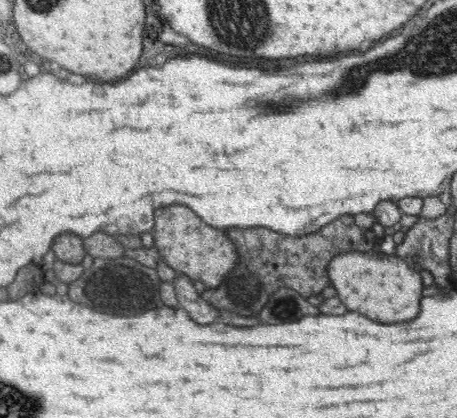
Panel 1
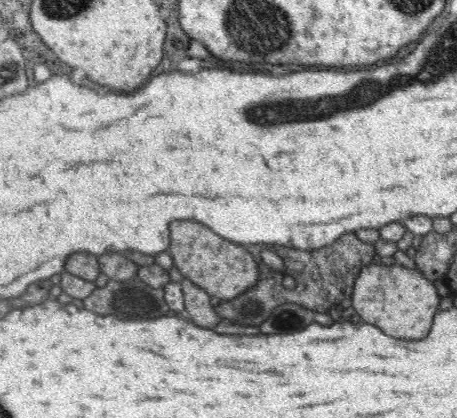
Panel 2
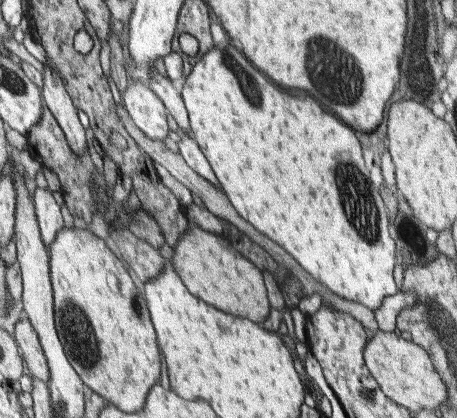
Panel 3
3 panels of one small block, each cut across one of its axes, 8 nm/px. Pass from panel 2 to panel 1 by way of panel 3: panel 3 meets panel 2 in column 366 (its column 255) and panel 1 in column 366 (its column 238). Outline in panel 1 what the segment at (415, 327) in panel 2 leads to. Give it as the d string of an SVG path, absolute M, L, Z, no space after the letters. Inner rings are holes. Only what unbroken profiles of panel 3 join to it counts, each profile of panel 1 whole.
M390 248L380 254L370 250L346 250L328 260L328 278L338 292L338 298L350 312L360 312L374 322L408 322L420 314L422 278L414 272L406 260L396 256Z

